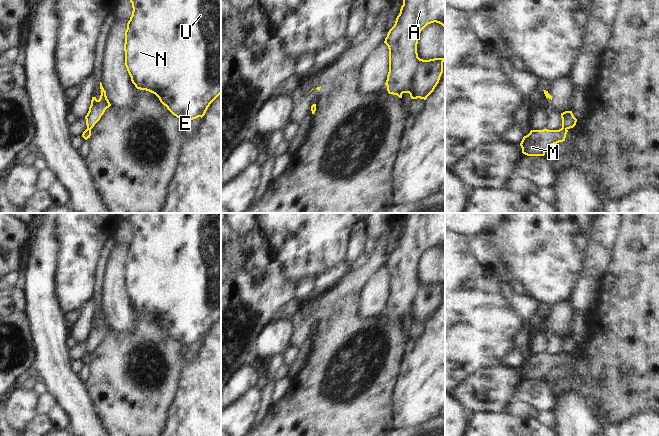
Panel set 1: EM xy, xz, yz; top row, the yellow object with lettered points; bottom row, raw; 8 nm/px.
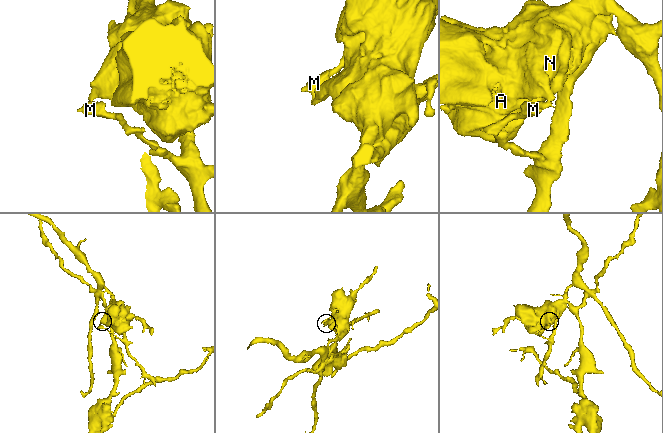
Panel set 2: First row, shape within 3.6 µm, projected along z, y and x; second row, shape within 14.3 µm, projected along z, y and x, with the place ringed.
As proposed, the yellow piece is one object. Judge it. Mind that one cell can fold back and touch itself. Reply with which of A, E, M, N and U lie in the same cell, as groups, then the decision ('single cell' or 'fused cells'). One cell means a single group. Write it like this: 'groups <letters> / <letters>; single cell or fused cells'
groups A E N U / M; fused cells

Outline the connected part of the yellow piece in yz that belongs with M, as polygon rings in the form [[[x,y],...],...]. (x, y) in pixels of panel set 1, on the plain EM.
[[[531,354],[523,361],[520,370],[522,377],[527,380],[544,380],[545,376],[554,368],[565,365],[568,354]]]

